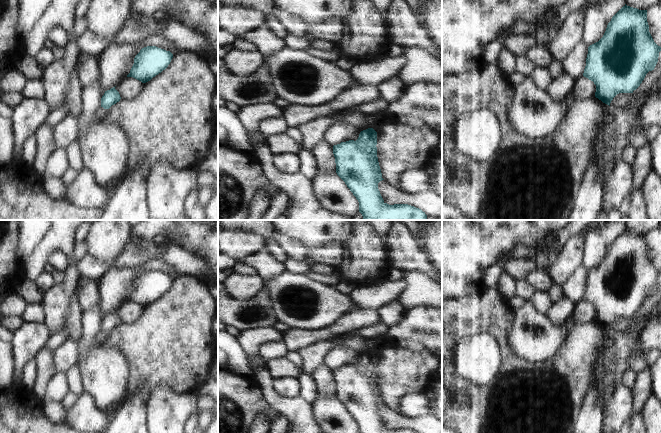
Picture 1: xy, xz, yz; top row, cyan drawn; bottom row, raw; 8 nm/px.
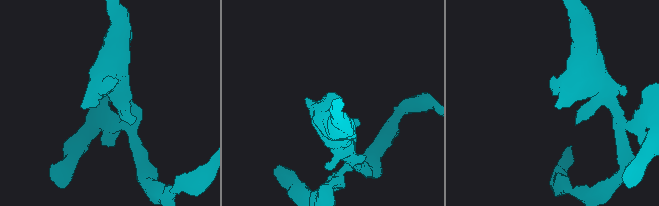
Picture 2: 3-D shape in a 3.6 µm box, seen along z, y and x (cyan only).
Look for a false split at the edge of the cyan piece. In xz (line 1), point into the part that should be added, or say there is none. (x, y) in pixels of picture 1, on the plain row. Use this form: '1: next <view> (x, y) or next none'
1: next none

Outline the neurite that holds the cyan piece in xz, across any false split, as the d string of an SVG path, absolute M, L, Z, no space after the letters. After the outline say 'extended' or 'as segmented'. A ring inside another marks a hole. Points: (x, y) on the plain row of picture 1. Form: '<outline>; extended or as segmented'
M368 352L356 365L333 370L336 397L359 426L359 433L419 433L408 428L389 429L384 426L378 407L382 397L377 381L377 356Z; as segmented

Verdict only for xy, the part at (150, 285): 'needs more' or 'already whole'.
already whole

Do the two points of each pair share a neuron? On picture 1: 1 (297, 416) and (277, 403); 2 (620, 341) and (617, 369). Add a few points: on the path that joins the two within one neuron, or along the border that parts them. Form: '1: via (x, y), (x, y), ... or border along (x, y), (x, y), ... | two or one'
1: via (292, 411), (282, 405) | one
2: via (620, 348), (618, 362) | one

